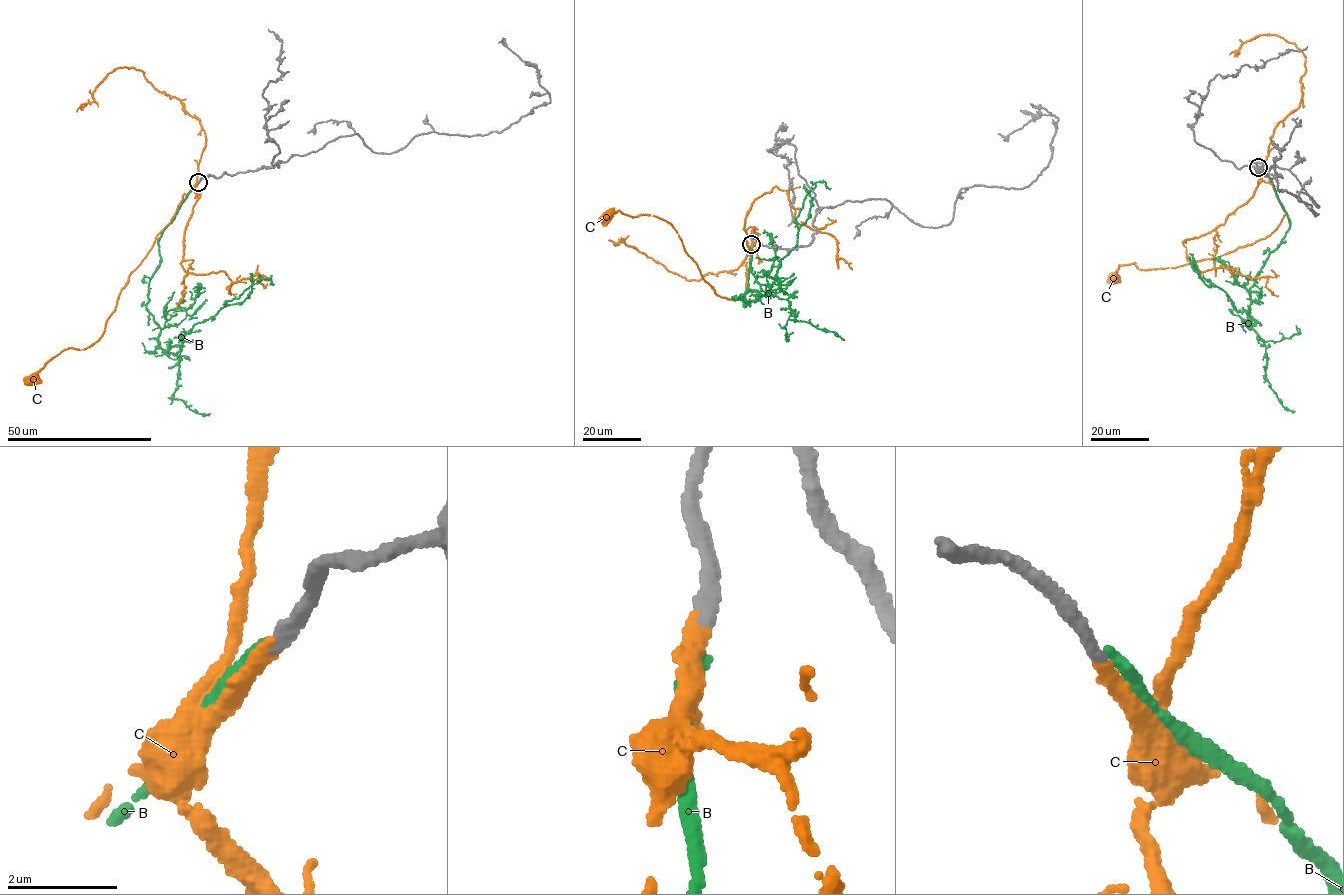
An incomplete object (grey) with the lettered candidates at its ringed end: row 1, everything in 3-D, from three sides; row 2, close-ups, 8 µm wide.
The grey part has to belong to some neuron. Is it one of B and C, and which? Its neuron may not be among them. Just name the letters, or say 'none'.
C

